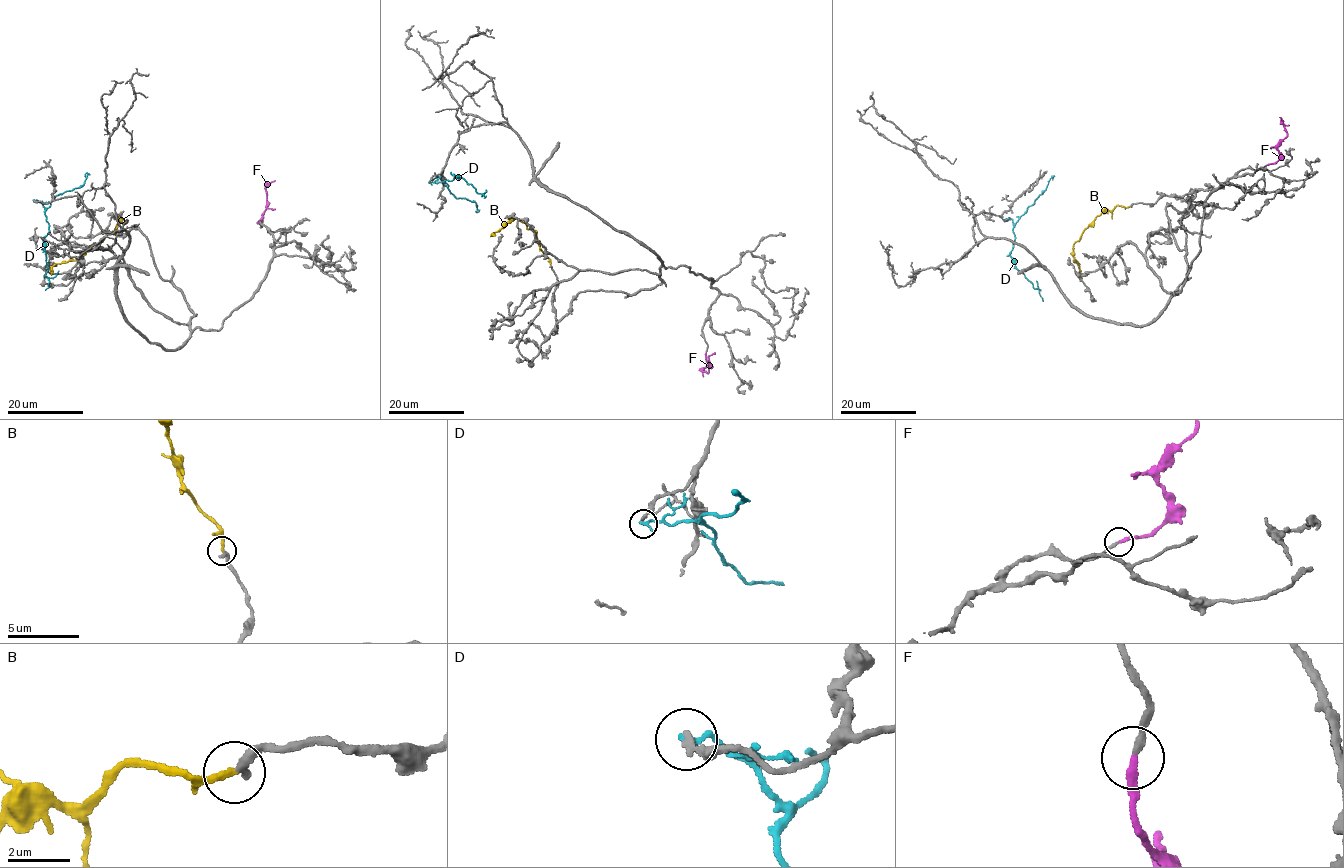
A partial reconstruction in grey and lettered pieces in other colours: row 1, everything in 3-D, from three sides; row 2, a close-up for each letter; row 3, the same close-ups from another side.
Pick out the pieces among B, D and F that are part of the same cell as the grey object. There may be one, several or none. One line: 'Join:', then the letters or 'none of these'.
Join: F

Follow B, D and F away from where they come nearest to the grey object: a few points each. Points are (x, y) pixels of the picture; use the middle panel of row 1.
B: (550, 265), (533, 229), (528, 229), (525, 222), (513, 219), (492, 235), (495, 235)
D: (429, 183), (449, 181), (456, 176), (453, 175), (459, 176), (478, 193), (485, 193), (486, 190)
F: (706, 352), (710, 364), (707, 373), (702, 371), (706, 365)

